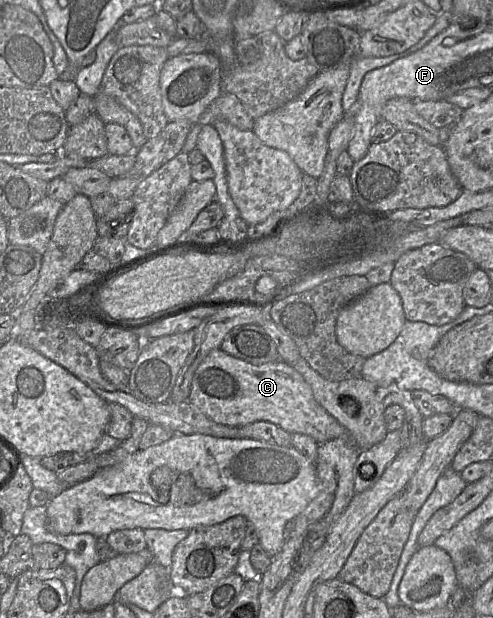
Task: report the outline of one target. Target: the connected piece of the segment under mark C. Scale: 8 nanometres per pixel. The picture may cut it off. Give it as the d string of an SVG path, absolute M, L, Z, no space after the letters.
M220 348L214 349L194 374L188 402L214 422L231 427L268 421L290 434L309 435L319 444L349 435L346 428L316 401L303 376L282 360L252 364Z

